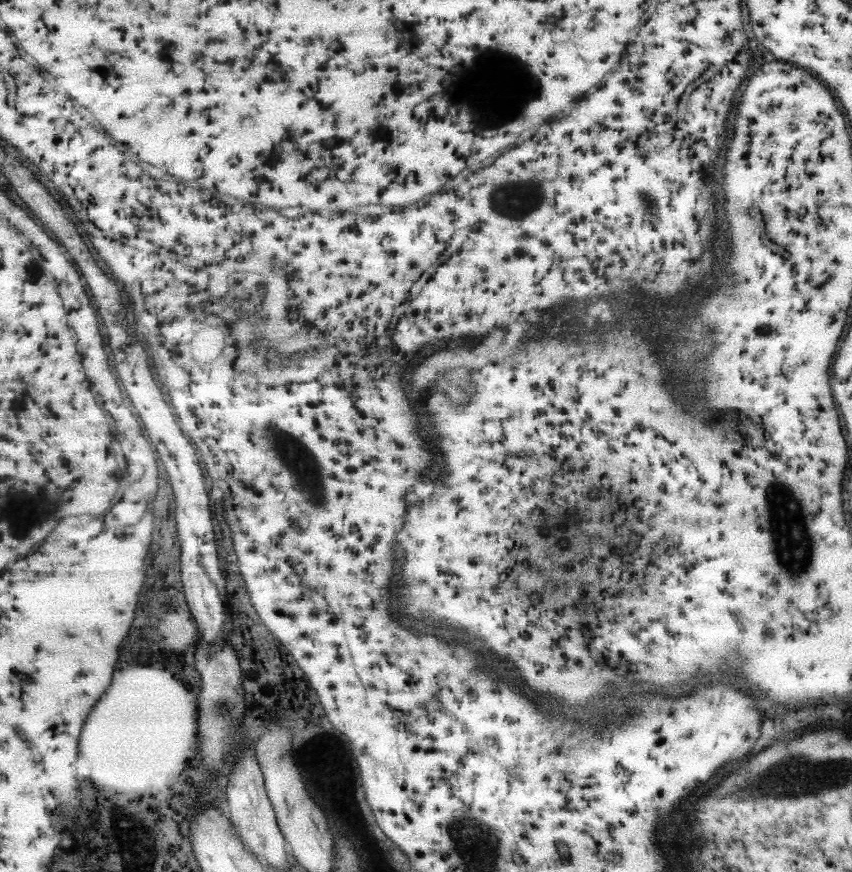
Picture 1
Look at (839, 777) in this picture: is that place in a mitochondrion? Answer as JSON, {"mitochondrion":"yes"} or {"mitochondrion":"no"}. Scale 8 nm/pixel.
{"mitochondrion":"yes"}

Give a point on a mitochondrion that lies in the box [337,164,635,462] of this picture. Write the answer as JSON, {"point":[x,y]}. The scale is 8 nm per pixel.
{"point":[508,198]}

